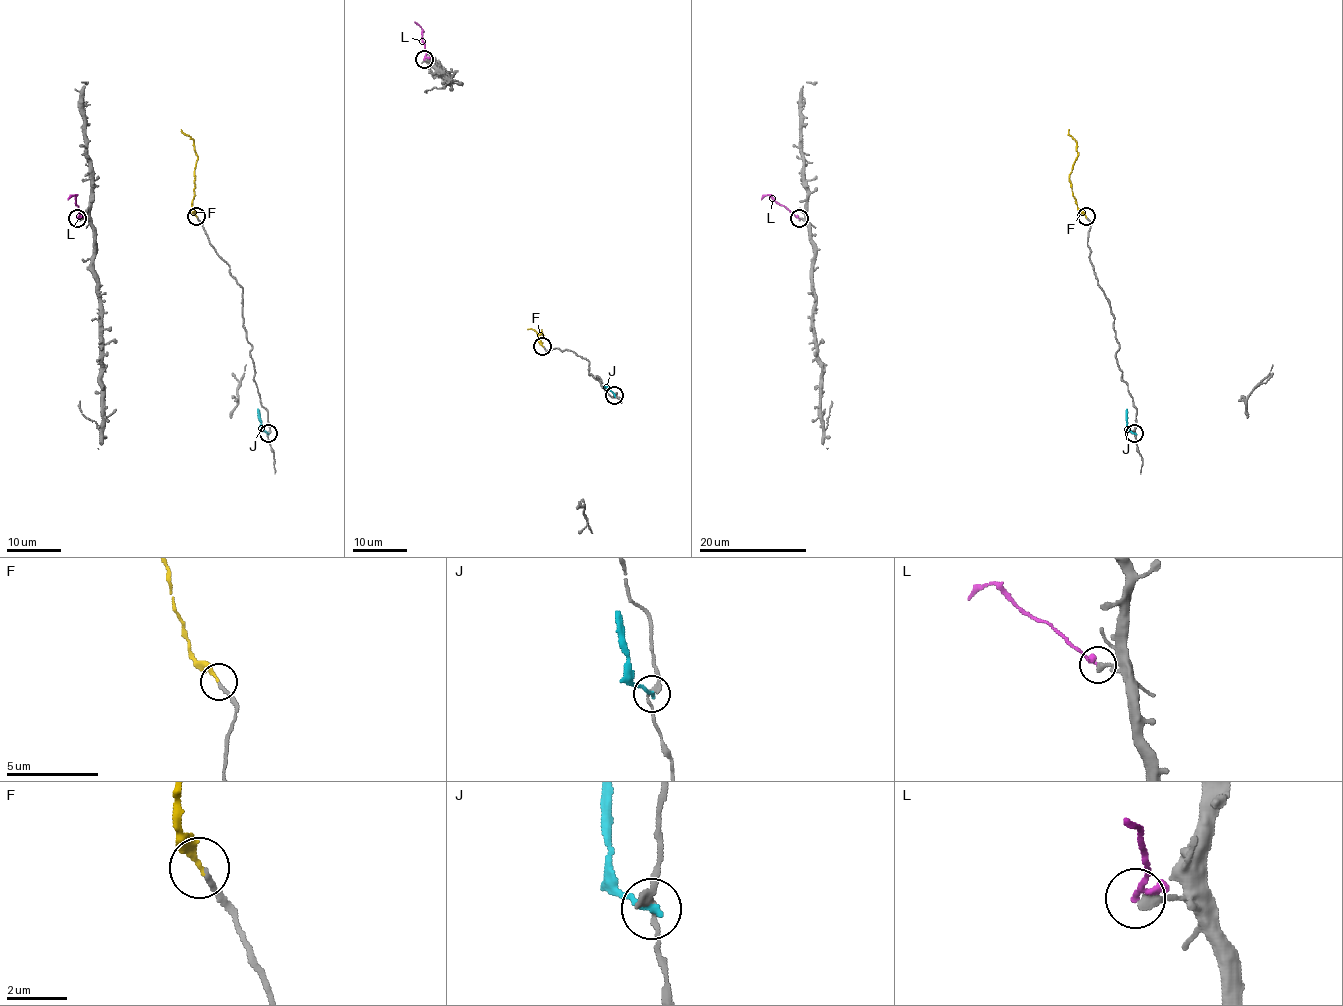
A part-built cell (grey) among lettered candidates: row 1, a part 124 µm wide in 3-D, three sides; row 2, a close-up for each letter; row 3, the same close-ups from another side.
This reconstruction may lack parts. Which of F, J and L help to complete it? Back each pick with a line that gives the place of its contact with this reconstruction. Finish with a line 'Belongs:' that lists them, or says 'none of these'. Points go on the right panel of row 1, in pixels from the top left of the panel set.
F: meets grey at (1086, 216)
Belongs: F

